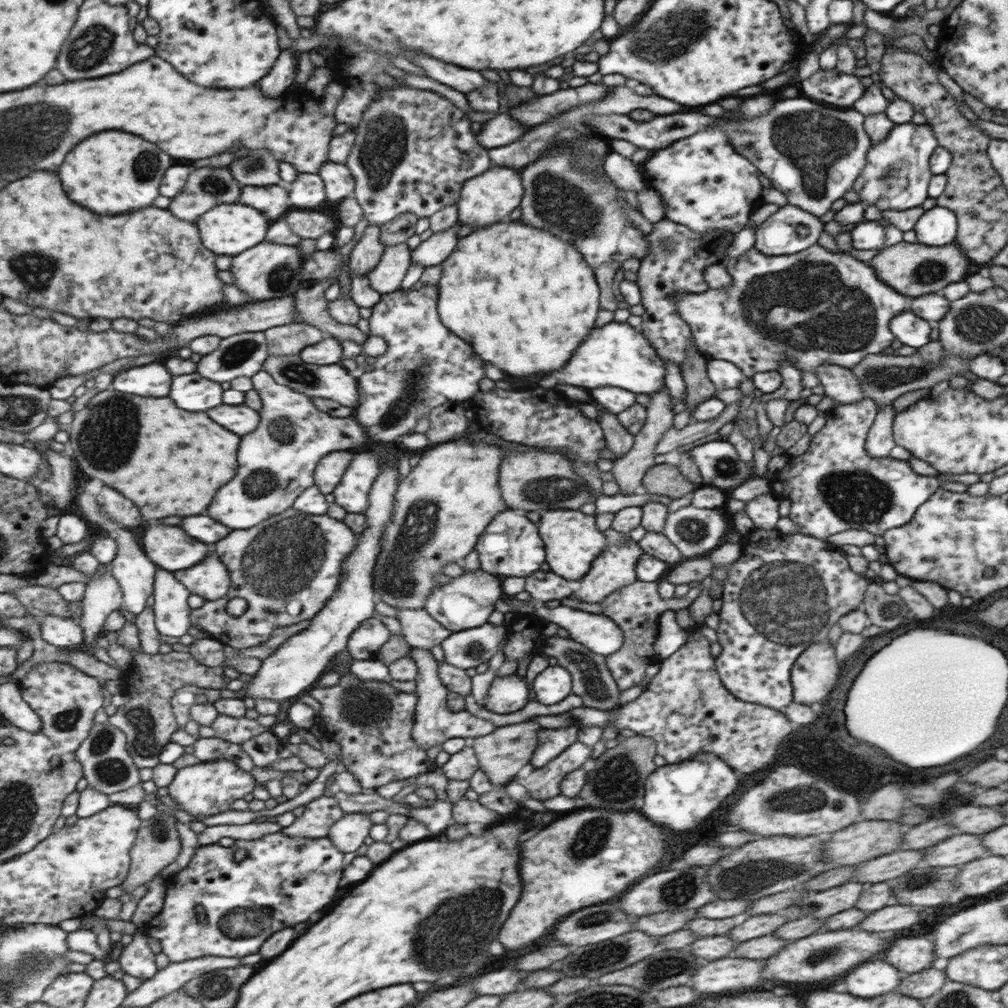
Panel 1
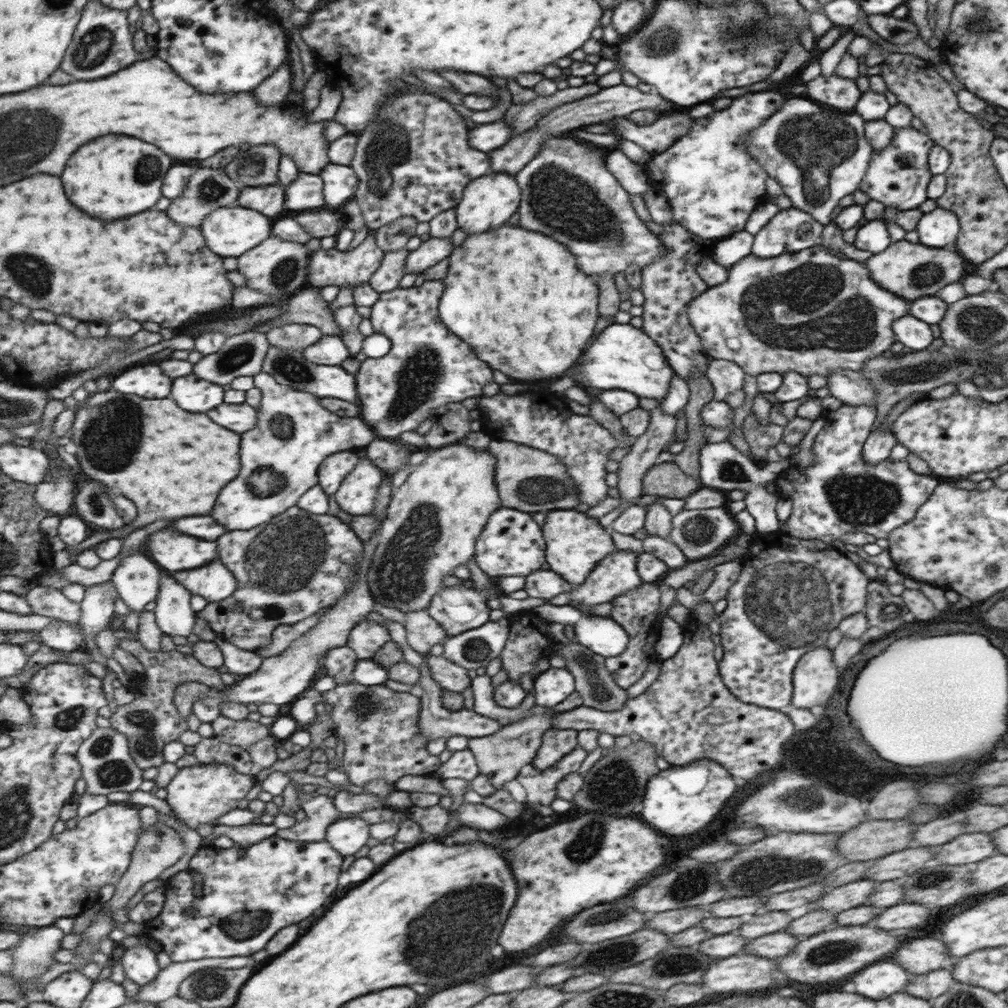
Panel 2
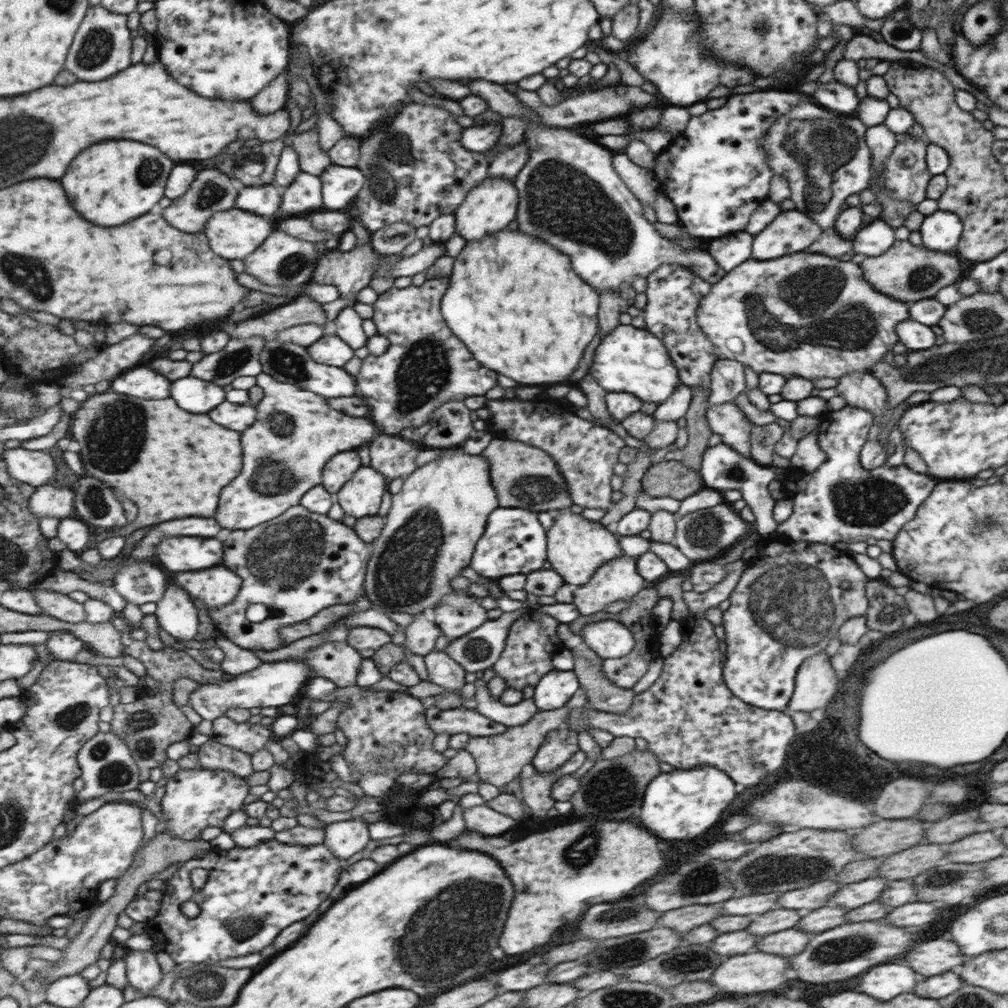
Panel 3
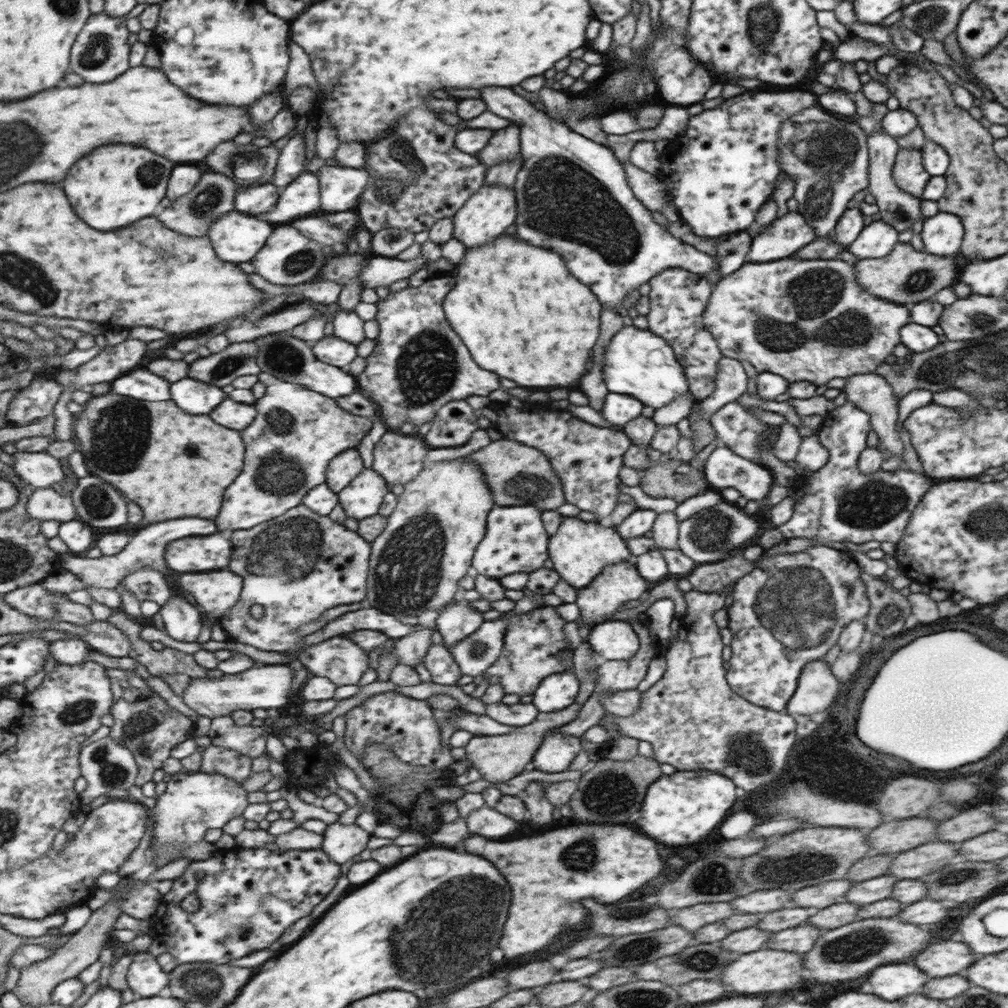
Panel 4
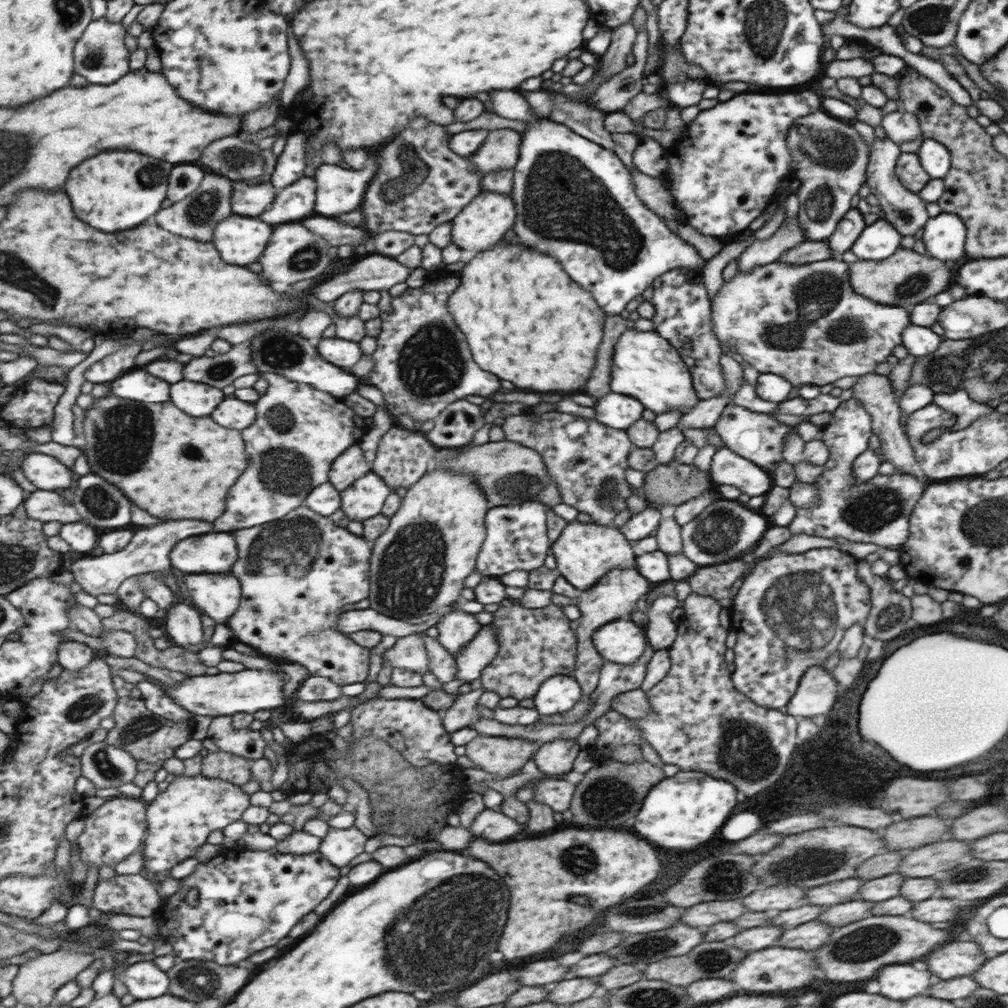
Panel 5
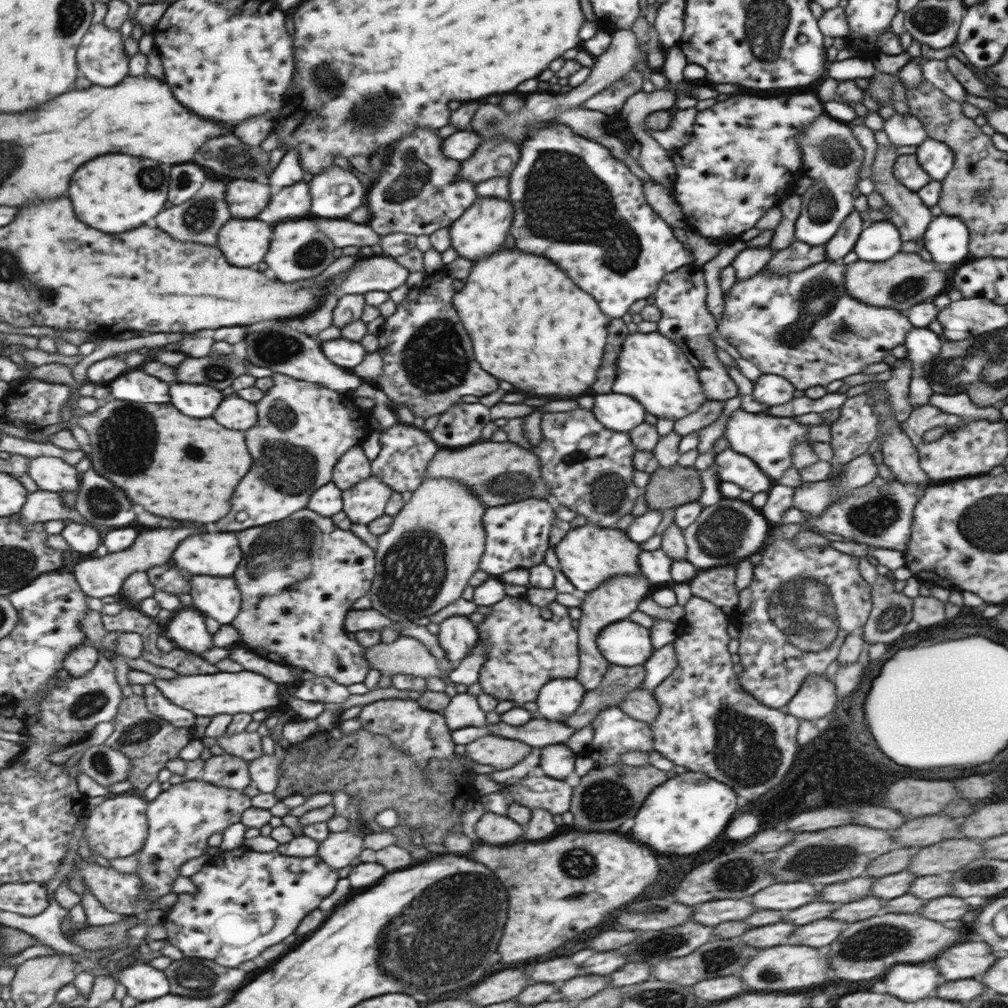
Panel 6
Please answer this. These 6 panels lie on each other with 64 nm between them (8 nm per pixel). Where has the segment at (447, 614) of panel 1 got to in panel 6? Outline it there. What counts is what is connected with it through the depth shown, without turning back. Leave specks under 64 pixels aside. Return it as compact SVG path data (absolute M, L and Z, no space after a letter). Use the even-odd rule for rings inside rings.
M453 615L438 624L436 634L438 645L443 649L451 668L455 669L459 660L473 648L478 640L477 625L465 615Z

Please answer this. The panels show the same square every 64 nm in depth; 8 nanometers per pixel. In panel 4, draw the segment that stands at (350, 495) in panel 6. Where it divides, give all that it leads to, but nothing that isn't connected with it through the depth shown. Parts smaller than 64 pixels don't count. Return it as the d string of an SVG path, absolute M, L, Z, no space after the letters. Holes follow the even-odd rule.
M364 469L340 493L340 504L347 517L365 519L377 514L387 492L385 481L374 469Z

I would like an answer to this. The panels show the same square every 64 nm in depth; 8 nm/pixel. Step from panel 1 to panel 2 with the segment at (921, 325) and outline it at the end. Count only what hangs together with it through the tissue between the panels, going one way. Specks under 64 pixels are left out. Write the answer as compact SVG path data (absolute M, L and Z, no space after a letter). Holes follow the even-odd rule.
M907 314L893 320L891 331L903 346L912 351L920 351L933 340L929 326Z

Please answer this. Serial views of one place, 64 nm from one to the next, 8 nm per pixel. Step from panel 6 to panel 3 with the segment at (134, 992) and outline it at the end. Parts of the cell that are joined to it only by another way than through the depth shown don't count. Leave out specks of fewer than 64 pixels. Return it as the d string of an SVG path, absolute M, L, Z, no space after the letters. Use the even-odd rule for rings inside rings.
M150 949L127 951L124 960L128 982L137 988L139 995L149 996L164 977L157 953Z

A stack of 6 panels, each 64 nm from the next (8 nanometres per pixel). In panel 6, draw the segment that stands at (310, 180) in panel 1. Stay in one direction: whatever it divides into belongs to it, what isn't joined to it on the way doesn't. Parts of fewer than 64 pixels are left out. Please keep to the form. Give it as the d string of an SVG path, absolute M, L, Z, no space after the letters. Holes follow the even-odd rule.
M299 182L274 194L266 210L258 218L272 225L279 224L283 218L303 218L311 214L312 200L309 183Z

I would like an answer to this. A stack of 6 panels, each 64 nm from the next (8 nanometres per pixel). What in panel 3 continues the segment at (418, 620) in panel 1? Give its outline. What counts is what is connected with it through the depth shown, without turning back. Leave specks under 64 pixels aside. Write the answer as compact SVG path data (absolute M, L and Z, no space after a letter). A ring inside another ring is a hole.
M422 612L414 614L413 620L404 626L405 640L403 652L412 652L413 655L425 656L433 649L435 639L440 635L440 630L434 621L425 619Z

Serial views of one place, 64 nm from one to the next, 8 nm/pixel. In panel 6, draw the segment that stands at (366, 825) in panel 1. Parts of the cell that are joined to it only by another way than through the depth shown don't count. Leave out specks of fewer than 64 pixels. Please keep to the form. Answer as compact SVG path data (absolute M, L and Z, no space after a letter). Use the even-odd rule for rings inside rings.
M350 831L330 833L320 843L318 855L334 869L347 868L353 858L358 857L362 850L363 837Z

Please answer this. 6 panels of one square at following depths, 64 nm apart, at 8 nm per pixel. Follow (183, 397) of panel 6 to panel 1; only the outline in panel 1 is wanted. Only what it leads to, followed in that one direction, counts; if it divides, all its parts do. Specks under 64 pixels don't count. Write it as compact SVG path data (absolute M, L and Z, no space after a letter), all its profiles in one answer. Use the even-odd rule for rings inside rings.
M185 374L175 378L175 388L171 390L171 398L183 410L191 412L207 412L219 404L223 404L223 386L203 378L201 374Z

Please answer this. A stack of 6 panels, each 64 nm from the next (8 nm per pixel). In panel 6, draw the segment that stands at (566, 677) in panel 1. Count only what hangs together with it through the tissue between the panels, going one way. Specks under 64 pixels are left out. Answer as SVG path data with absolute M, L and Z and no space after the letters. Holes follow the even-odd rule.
M551 679L543 685L534 700L537 705L537 714L543 719L563 722L577 708L585 689L574 679Z

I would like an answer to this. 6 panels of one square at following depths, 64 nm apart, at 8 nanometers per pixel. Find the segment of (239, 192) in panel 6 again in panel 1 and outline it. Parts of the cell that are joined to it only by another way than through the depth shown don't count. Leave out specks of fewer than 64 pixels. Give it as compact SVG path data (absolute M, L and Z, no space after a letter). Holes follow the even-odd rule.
M243 186L243 204L267 212L267 217L281 218L289 210L289 192L283 186Z

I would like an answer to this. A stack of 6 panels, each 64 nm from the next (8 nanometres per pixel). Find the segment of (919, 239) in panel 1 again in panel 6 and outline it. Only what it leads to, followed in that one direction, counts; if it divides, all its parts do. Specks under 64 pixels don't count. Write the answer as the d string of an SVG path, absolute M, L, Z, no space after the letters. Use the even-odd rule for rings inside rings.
M956 216L933 217L922 234L925 250L934 262L959 266L969 256L969 228Z

